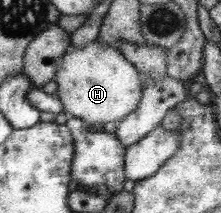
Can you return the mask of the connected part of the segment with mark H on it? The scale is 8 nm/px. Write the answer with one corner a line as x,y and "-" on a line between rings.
98,39
71,48
59,62
58,68
54,78
57,95
68,117
84,119
88,124
118,123
136,112
140,100
143,100
144,84
139,70
116,46
106,45

